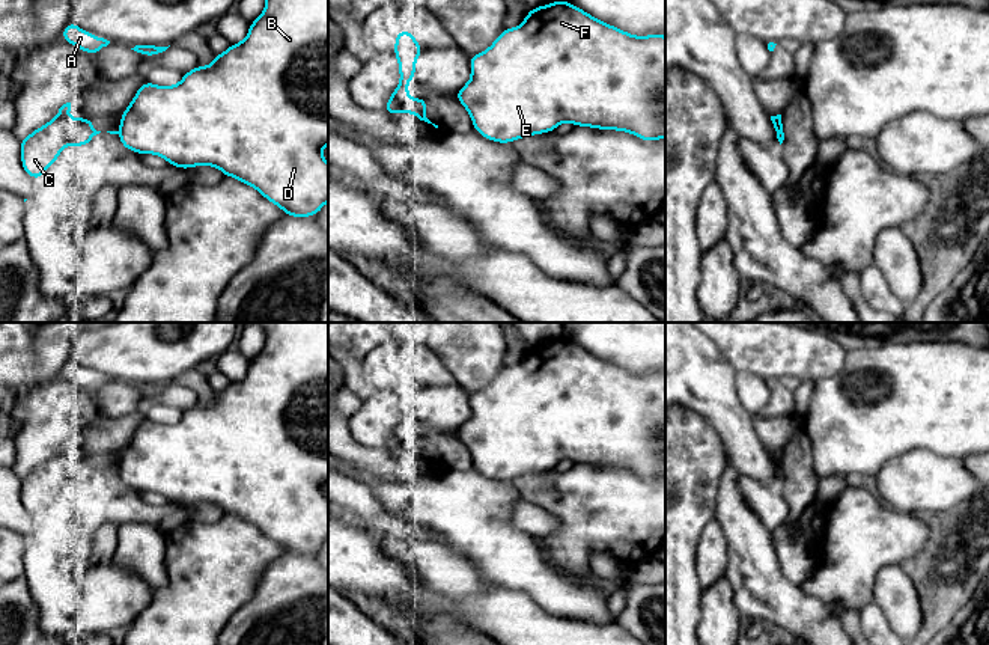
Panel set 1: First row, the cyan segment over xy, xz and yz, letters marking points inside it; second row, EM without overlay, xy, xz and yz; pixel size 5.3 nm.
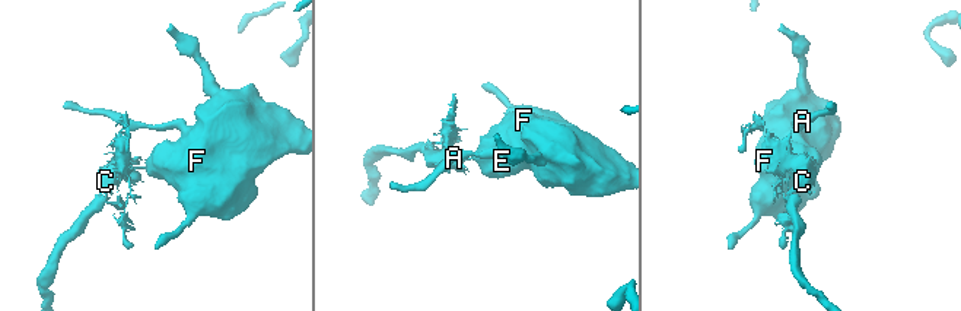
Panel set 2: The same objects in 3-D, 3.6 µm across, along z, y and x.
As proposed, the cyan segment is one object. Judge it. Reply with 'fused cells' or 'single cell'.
fused cells

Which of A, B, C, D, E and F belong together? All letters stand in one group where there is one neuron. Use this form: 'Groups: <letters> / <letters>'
Groups: A B D E F / C

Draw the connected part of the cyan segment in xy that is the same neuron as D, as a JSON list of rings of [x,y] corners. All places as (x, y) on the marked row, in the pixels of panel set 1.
[[[266,0],[263,12],[250,23],[247,38],[242,42],[230,44],[224,53],[215,54],[209,66],[194,66],[176,86],[157,86],[145,81],[120,115],[119,133],[120,145],[125,149],[140,155],[163,157],[170,166],[187,170],[194,166],[214,166],[224,176],[236,178],[257,190],[288,217],[318,216],[324,203],[328,202],[328,163],[321,152],[328,143],[328,0]]]

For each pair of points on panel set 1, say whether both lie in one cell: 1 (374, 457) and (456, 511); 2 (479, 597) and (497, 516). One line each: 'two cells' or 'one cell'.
1: two cells
2: two cells

